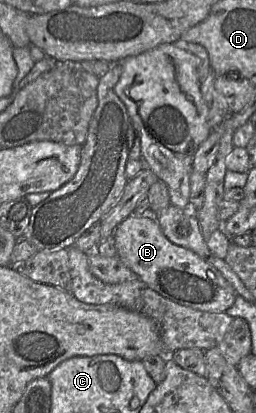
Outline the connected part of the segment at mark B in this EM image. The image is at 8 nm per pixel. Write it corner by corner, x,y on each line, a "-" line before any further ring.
130,215
114,230
117,256
137,277
163,297
205,312
225,312
237,293
224,276
193,251
172,243
152,215

